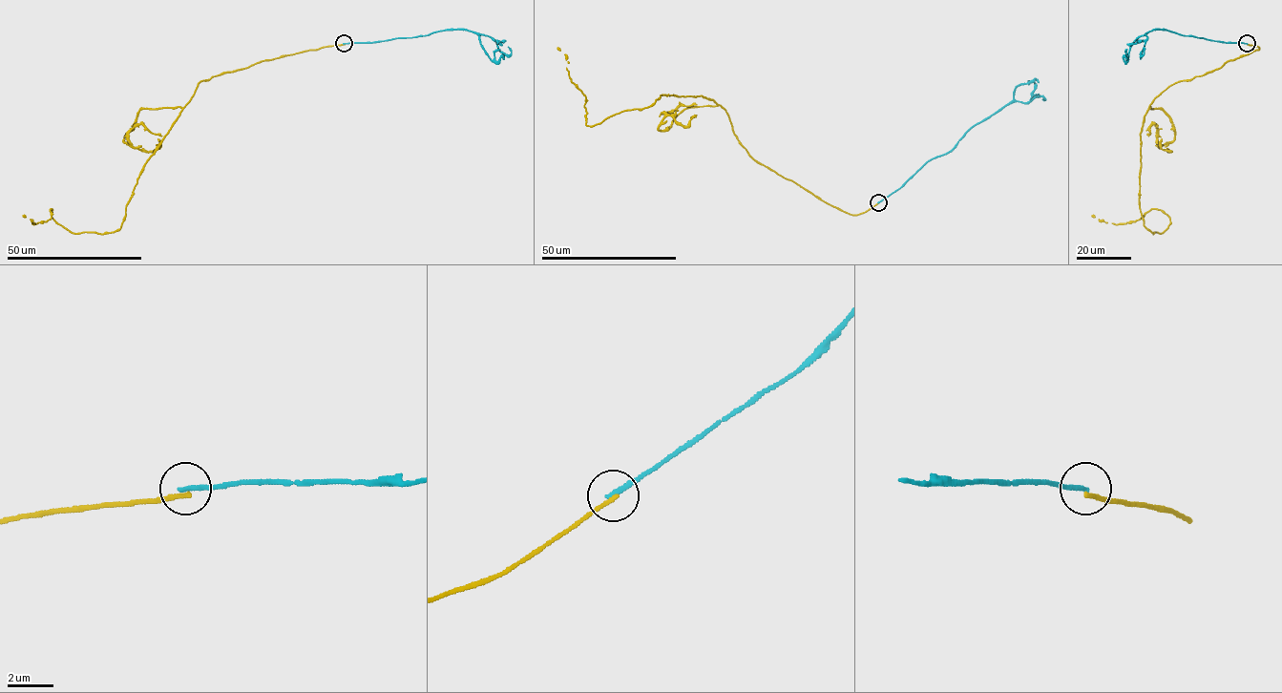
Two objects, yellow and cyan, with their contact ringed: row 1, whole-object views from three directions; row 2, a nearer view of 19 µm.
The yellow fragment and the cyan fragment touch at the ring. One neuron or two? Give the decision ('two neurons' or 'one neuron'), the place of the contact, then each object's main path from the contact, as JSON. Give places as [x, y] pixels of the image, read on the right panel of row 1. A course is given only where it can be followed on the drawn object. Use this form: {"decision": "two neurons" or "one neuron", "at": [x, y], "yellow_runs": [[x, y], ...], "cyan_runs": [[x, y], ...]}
{"decision": "two neurons", "at": [1247, 43], "yellow_runs": [[1247, 44], [1258, 50], [1172, 84], [1145, 115], [1139, 205], [1152, 233], [1166, 228], [1156, 209], [1091, 216]], "cyan_runs": [[1247, 43], [1224, 42], [1154, 29], [1136, 39], [1127, 60], [1124, 57], [1126, 59]]}

